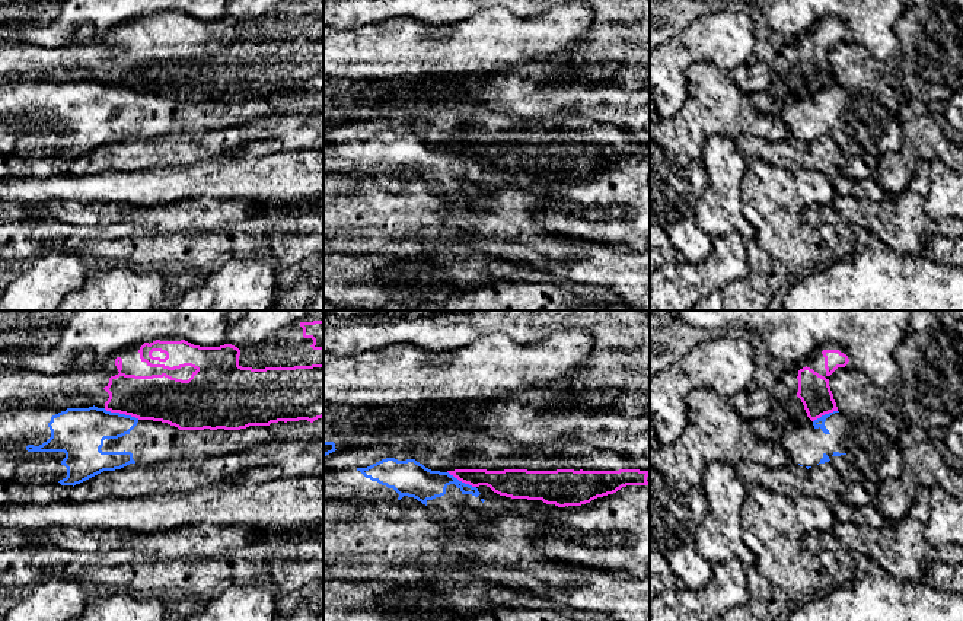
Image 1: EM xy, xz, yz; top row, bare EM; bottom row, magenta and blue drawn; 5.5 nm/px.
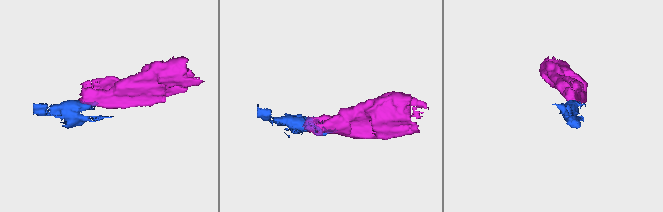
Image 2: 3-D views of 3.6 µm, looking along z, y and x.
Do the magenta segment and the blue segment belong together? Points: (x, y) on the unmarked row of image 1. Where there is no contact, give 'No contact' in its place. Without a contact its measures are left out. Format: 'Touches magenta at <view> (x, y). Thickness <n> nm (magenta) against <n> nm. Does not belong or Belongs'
Touches magenta at xy (121, 86). Thickness 260 nm (magenta) against 280 nm. Does not belong

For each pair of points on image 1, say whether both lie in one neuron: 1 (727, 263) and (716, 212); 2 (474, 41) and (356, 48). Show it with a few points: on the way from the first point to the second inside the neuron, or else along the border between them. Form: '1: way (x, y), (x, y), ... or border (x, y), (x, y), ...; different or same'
1: border (711, 238), (736, 232), (745, 241); different
2: way (445, 48), (385, 48); same

